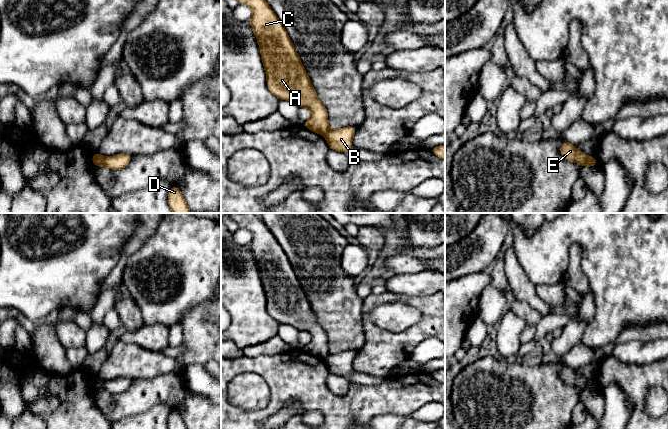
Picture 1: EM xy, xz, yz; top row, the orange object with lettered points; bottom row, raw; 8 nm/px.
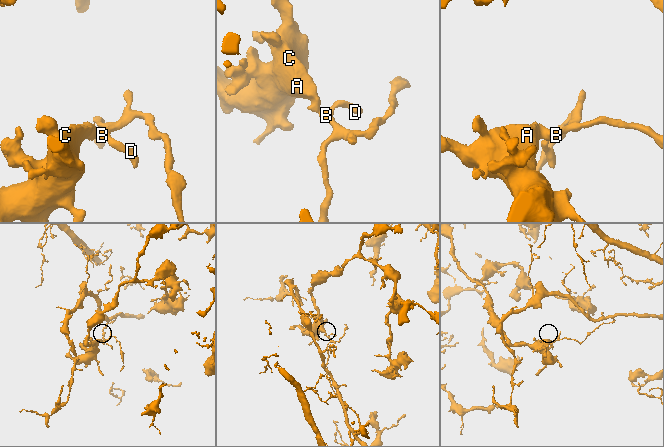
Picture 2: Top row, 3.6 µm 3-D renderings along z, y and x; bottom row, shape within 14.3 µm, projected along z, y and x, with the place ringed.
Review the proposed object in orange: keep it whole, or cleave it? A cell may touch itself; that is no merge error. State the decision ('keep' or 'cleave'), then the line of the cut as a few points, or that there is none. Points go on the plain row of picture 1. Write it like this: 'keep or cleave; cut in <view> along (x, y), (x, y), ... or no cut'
cleave; cut in xy along (103, 381), (101, 389)

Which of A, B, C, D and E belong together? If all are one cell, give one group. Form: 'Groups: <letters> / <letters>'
Groups: A C E / B D

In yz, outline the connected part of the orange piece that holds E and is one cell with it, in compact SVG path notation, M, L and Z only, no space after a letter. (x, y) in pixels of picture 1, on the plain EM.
M565 363L561 368L560 378L568 385L577 386L582 391L588 390L589 380L578 375L574 369Z

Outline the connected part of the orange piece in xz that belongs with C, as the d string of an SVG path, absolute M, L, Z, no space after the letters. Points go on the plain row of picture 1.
M228 213L228 215L239 227L246 228L253 234L249 246L260 269L261 282L266 296L269 315L280 324L292 325L299 332L308 331L312 335L312 340L303 347L303 350L318 358L324 359L327 357L329 355L327 334L318 324L315 313L282 247L263 220L254 213Z

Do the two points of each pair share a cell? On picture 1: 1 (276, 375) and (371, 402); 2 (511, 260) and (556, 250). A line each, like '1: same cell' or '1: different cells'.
1: same cell
2: different cells

